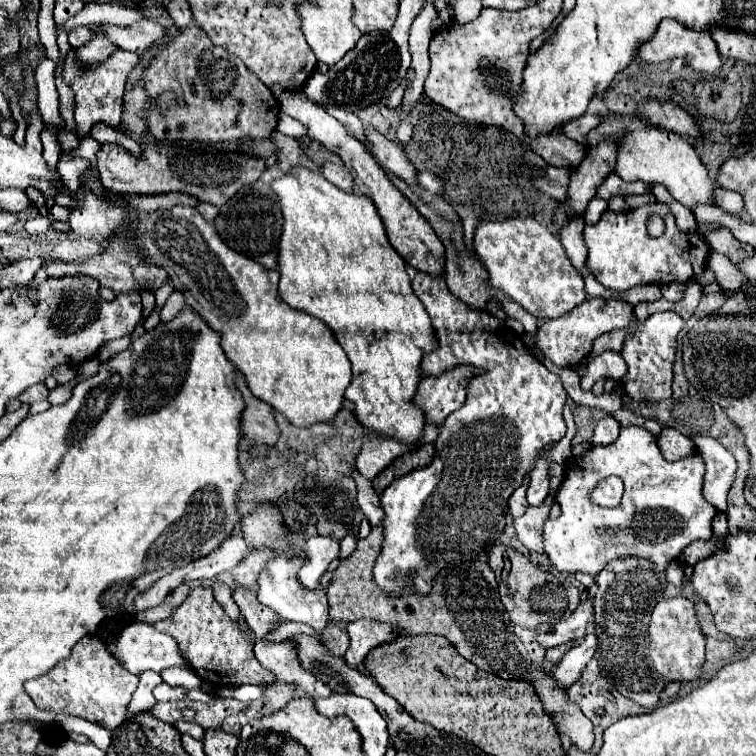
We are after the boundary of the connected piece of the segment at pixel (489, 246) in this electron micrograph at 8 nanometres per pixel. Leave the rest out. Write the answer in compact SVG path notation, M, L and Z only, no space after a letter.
M514 217L506 221L480 223L474 233L474 249L482 265L490 273L490 285L504 291L508 297L512 297L518 305L522 305L528 313L532 313L538 319L558 319L570 313L574 307L578 307L586 299L584 279L572 267L560 239L552 235L544 225L534 221L532 217Z

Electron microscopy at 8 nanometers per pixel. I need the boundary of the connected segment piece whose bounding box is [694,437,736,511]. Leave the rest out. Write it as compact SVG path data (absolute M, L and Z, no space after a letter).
M696 437L694 443L696 443L698 453L702 455L705 463L704 497L718 511L726 511L726 493L734 481L736 461L712 437Z

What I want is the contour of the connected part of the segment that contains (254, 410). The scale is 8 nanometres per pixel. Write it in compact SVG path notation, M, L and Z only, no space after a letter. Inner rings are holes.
M238 373L236 385L242 391L244 401L246 401L246 409L242 413L244 437L254 445L272 447L278 441L278 435L280 435L278 425L274 421L274 409L266 401L262 401L262 399L258 399L250 393L250 389L248 389L248 385L246 385L246 381L240 373Z

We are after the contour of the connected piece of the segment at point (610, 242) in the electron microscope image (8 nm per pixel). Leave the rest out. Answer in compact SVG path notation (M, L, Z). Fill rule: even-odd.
M662 203L630 209L628 213L604 211L596 225L584 225L584 243L588 247L586 269L600 281L600 285L612 291L628 291L630 287L644 283L662 285L670 281L688 281L704 271L710 253L696 231L682 233L676 227L674 215ZM654 213L662 215L666 225L664 235L656 239L650 237L646 229L646 223Z

